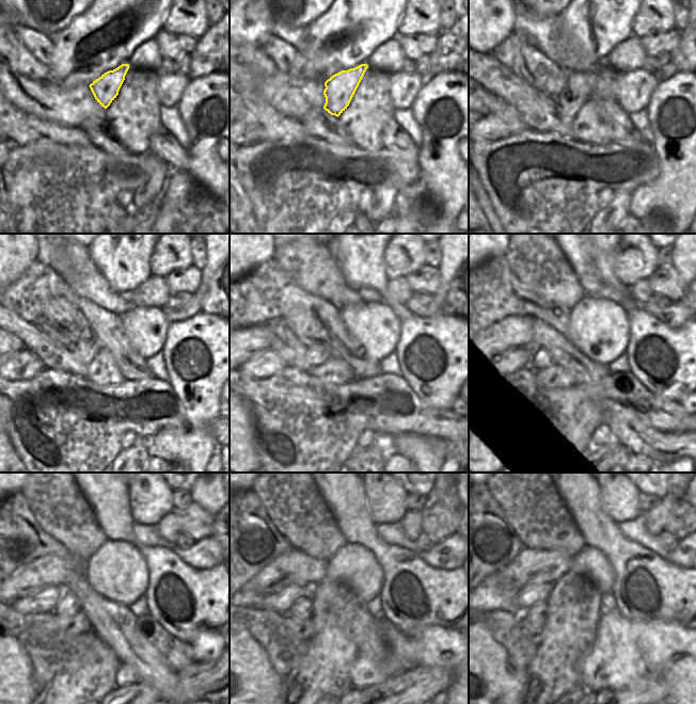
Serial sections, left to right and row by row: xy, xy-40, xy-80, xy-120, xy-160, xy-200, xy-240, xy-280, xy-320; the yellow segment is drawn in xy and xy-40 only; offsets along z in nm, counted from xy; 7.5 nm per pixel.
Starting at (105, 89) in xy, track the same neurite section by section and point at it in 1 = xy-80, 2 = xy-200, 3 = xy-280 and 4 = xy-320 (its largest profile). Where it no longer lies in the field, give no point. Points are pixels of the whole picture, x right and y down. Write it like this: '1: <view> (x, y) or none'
1: xy-80 (576, 91)
2: xy-200 (542, 360)
3: xy-280 (302, 609)
4: xy-320 (535, 616)

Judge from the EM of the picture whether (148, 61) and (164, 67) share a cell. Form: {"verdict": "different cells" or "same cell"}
{"verdict": "different cells"}

